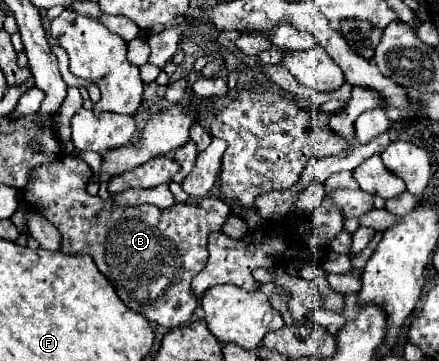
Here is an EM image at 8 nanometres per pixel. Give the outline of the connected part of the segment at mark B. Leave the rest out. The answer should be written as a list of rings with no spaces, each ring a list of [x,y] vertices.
[[[65,155],[53,163],[41,165],[29,173],[29,183],[23,189],[23,201],[39,211],[47,221],[51,221],[61,233],[61,251],[65,255],[91,255],[97,263],[99,271],[113,283],[117,295],[123,303],[145,315],[153,325],[161,325],[165,329],[175,329],[191,321],[193,311],[197,307],[197,299],[191,293],[191,279],[205,267],[207,263],[207,237],[213,231],[219,231],[221,225],[229,217],[229,205],[217,197],[195,199],[189,203],[173,205],[169,209],[159,207],[133,207],[133,209],[117,209],[111,199],[103,201],[101,197],[91,197],[87,193],[85,181],[93,175],[91,167],[77,157]]]

